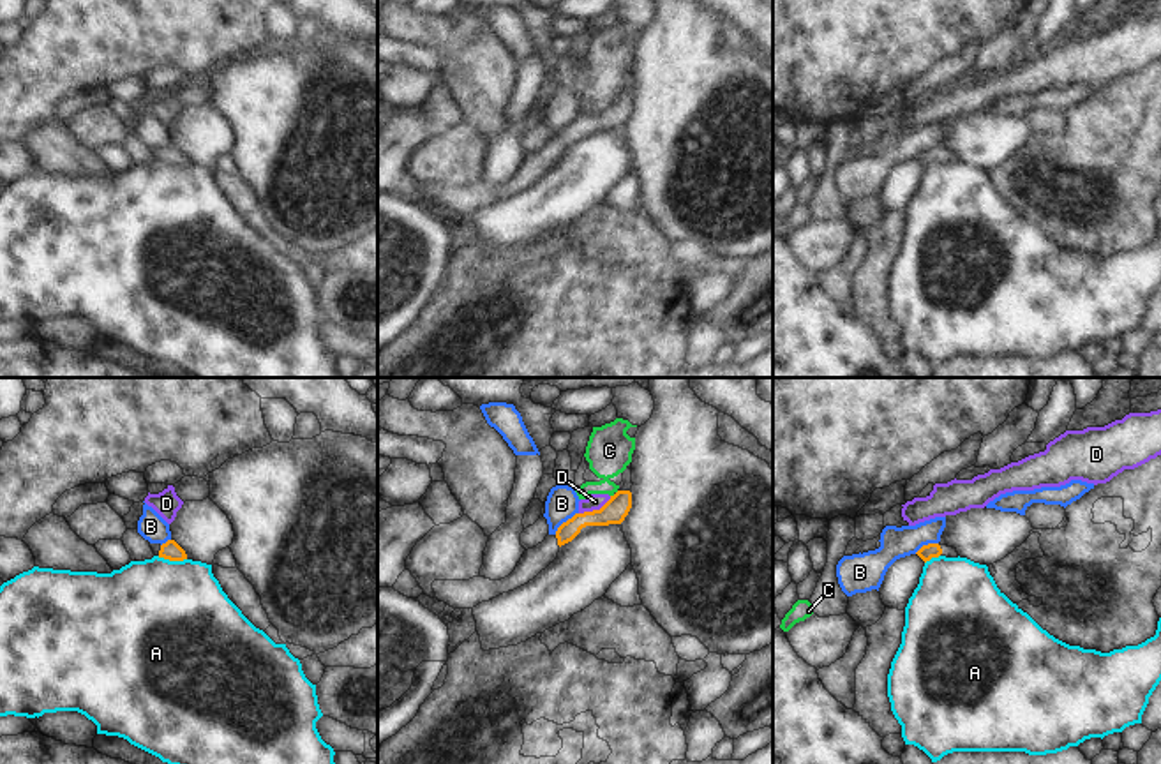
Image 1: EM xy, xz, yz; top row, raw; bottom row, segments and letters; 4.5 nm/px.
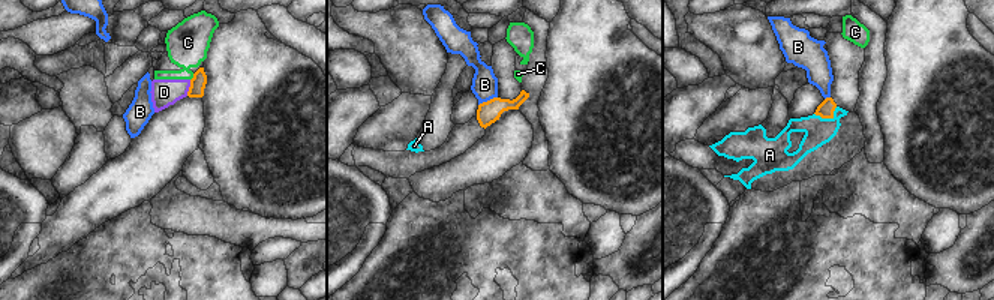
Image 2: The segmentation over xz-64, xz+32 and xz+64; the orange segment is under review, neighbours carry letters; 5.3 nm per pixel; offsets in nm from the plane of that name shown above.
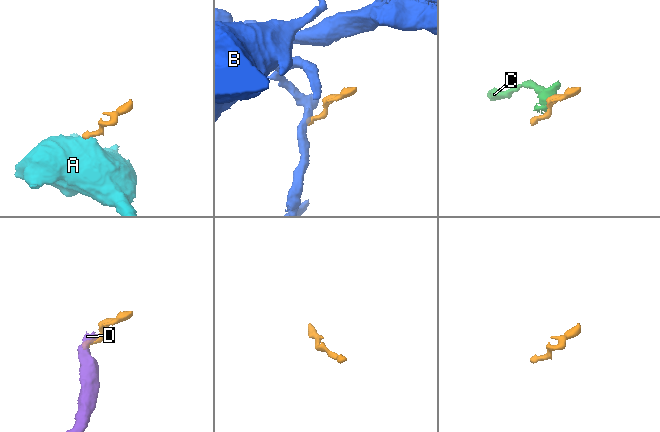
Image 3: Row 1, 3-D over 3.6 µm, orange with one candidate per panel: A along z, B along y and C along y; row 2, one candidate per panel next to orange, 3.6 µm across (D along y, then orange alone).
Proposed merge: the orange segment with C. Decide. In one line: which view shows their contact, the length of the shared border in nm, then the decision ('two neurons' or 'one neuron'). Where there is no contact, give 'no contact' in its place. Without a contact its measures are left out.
xz | 50 nm | two neurons

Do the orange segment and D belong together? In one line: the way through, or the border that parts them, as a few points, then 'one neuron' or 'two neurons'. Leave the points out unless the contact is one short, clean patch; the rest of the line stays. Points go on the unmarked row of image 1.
border xz (611, 101), (599, 113), (579, 119); two neurons

